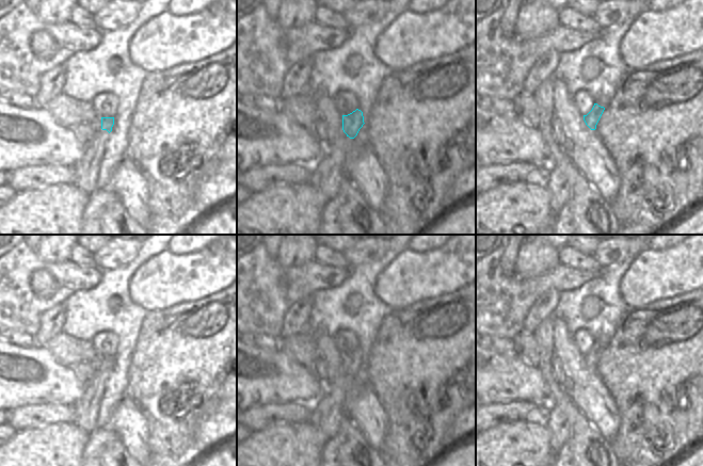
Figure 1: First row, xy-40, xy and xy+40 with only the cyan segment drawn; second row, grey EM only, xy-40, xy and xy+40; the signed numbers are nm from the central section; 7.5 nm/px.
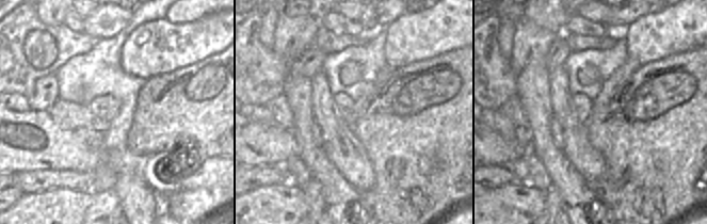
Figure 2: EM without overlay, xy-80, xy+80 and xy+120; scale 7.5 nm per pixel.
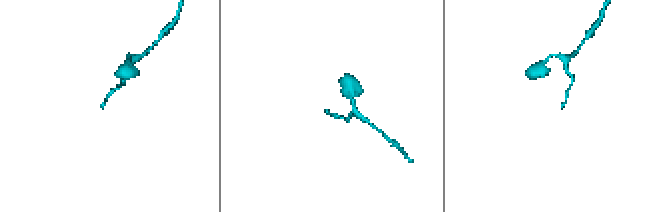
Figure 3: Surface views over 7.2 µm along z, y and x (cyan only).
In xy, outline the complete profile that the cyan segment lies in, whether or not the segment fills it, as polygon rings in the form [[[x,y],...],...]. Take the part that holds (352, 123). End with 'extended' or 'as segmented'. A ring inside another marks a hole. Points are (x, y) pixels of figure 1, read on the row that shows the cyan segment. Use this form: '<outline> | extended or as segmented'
[[[362,106],[348,115],[342,115],[342,130],[350,139],[354,139],[360,129],[366,123],[366,113],[362,111]]] | extended

